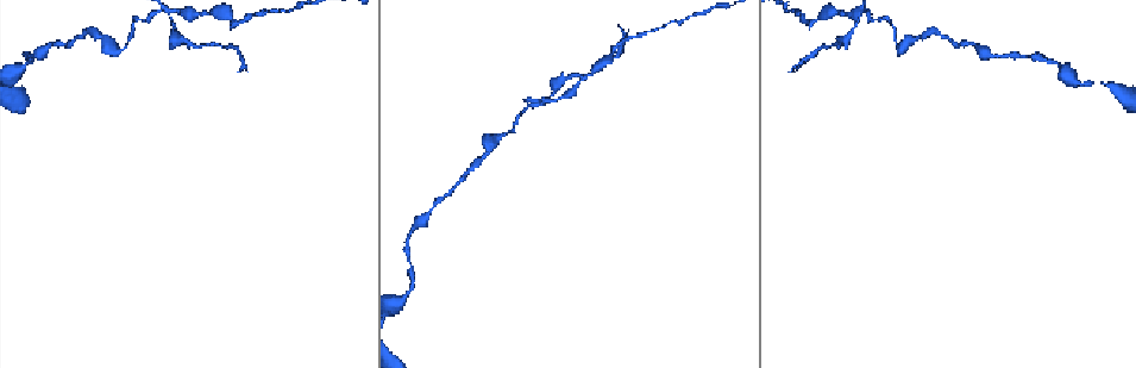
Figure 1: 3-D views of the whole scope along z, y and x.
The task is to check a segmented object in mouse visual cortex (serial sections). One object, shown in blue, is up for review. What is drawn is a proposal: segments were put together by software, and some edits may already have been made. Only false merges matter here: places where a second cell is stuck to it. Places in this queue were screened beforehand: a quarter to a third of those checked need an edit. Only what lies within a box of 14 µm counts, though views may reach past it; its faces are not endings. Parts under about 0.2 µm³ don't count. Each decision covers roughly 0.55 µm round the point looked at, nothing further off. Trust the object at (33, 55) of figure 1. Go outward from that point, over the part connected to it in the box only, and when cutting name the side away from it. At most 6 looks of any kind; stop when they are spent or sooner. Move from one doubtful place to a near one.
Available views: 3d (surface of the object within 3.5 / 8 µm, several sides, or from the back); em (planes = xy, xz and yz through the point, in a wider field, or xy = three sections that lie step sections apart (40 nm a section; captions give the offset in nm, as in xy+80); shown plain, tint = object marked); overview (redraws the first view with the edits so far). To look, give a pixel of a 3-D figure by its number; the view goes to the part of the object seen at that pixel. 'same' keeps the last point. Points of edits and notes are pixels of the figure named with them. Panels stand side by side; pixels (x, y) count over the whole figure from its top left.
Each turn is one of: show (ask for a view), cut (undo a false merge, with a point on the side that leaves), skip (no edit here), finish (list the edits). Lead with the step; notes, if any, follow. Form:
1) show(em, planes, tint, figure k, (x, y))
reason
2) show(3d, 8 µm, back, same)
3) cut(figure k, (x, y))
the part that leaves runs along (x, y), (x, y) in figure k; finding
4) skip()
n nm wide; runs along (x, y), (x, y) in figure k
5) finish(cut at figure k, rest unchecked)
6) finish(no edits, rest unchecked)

show(3d, 3.5 µm, figure 1, (429, 211))
thick turns thin

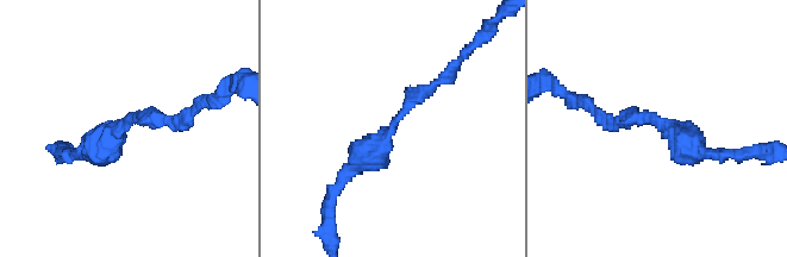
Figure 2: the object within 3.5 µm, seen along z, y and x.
show(em, xy, step 2, tint, figure 2, (129, 119))
arms of 150, 250 nm; need the tissue

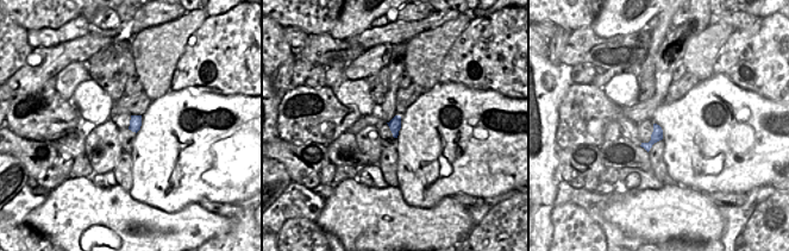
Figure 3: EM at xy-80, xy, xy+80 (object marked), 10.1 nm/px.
skip()
runs along (348, 174), (450, 70) in figure 2; one cell here

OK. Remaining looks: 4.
show(3d, 3.5 µm, figure 1, (502, 136))
calibre changes

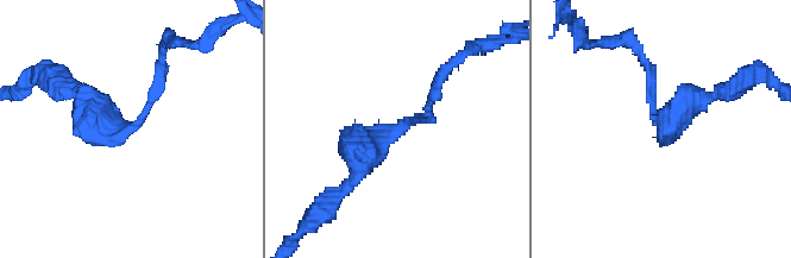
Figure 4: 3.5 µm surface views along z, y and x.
show(em, xy, step 5, tint, figure 4, (395, 128))
arms of 150, 250 nm

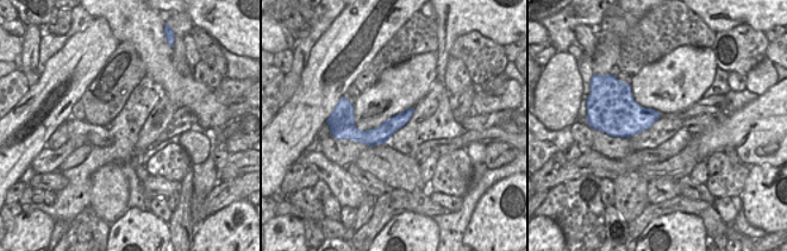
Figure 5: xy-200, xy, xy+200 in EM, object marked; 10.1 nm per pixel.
skip()
180 nm wide; runs along (408, 112), (378, 136), (358, 136), (343, 117) in figure 5; all the same cell

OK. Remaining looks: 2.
show(3d, 8 µm, figure 1, (182, 11))
sharp bend

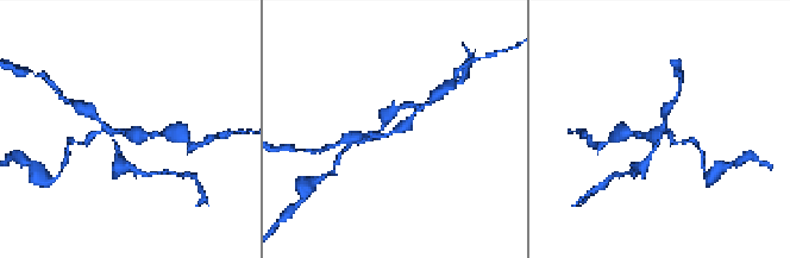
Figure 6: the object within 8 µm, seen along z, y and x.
show(em, planes, tint, figure 6, (664, 132))
arms of 150, 200 nm

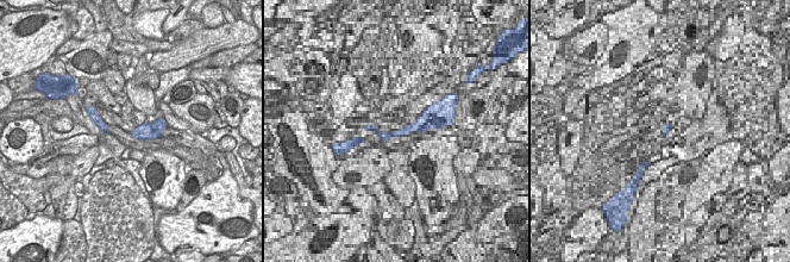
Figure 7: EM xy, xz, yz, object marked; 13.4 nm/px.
cut(figure 6, (91, 113))
a second cell is stuck on

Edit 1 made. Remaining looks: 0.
finish(cut at figure 6, rest unchecked)

